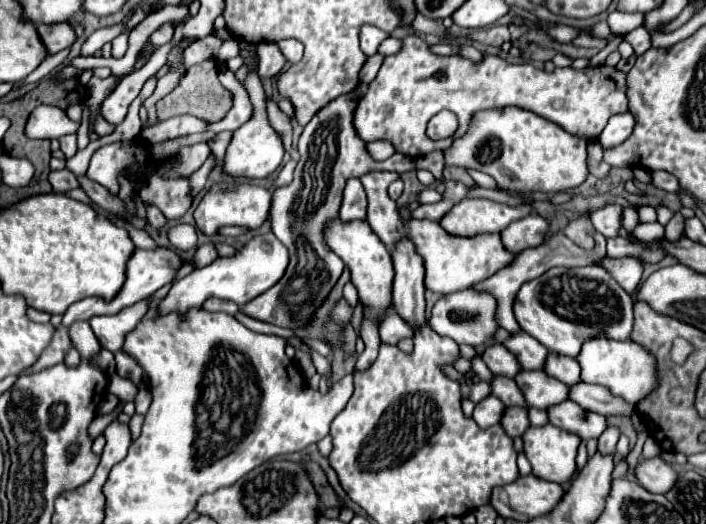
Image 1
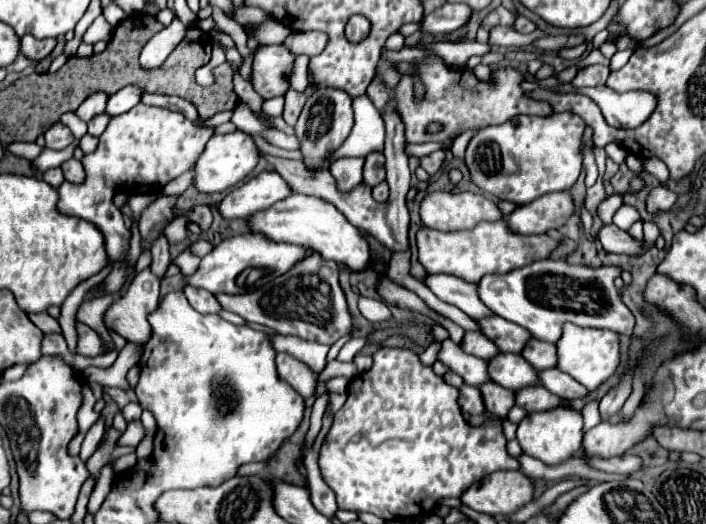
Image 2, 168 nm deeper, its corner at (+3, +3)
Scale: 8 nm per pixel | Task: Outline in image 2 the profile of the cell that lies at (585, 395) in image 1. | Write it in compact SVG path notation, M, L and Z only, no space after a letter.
M555 367L549 371L541 371L539 375L541 375L539 385L545 387L547 391L551 391L553 395L561 397L561 399L577 399L577 397L585 397L589 393L581 383L573 381L567 373L563 373Z

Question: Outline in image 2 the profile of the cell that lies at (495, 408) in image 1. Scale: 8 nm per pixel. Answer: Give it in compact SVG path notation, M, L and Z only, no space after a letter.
M463 383L459 387L459 407L461 411L469 413L469 415L479 415L485 411L485 405L483 405L483 399L481 399L481 393L477 387L469 387L467 383Z

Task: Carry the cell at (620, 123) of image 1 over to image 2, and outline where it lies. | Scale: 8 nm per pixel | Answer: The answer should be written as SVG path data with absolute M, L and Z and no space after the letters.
M599 85L599 87L585 87L585 89L581 89L581 93L583 93L583 91L585 91L587 97L591 97L591 99L599 105L599 109L601 109L605 121L607 121L611 127L621 127L621 129L639 127L641 123L645 123L645 121L649 119L649 115L651 115L651 113L655 111L655 107L657 107L657 97L655 97L653 93L647 93L647 91L615 93L613 89L605 87L605 85Z

